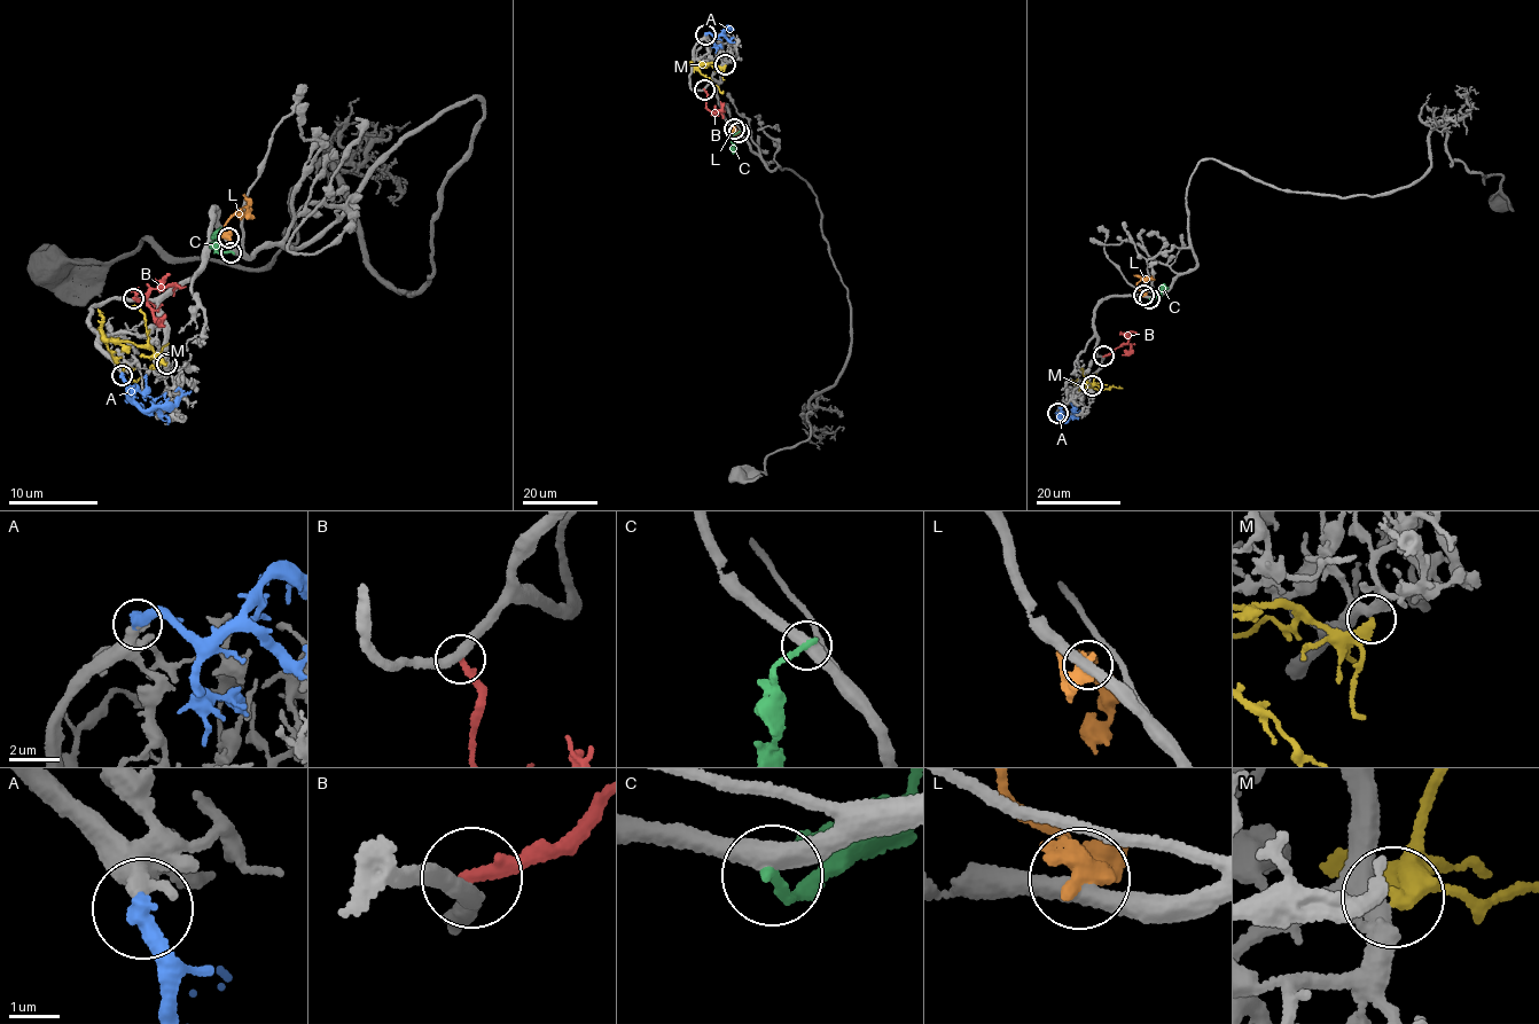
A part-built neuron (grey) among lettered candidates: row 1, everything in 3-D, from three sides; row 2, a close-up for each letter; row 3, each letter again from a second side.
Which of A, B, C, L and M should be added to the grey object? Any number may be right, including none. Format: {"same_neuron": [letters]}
{"same_neuron": ["A"]}

